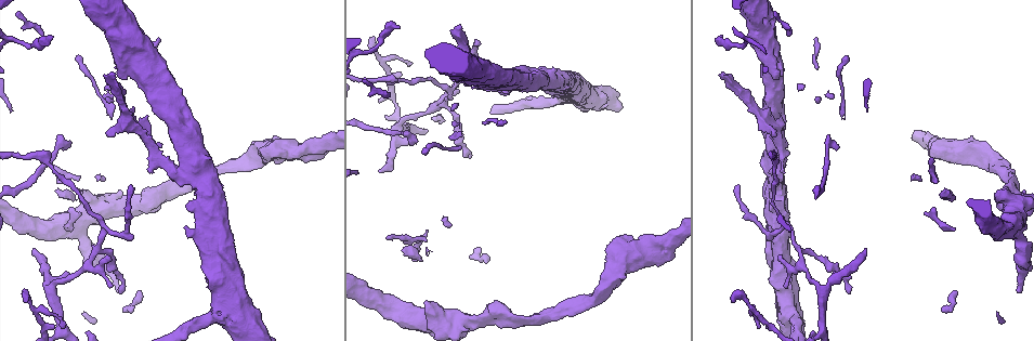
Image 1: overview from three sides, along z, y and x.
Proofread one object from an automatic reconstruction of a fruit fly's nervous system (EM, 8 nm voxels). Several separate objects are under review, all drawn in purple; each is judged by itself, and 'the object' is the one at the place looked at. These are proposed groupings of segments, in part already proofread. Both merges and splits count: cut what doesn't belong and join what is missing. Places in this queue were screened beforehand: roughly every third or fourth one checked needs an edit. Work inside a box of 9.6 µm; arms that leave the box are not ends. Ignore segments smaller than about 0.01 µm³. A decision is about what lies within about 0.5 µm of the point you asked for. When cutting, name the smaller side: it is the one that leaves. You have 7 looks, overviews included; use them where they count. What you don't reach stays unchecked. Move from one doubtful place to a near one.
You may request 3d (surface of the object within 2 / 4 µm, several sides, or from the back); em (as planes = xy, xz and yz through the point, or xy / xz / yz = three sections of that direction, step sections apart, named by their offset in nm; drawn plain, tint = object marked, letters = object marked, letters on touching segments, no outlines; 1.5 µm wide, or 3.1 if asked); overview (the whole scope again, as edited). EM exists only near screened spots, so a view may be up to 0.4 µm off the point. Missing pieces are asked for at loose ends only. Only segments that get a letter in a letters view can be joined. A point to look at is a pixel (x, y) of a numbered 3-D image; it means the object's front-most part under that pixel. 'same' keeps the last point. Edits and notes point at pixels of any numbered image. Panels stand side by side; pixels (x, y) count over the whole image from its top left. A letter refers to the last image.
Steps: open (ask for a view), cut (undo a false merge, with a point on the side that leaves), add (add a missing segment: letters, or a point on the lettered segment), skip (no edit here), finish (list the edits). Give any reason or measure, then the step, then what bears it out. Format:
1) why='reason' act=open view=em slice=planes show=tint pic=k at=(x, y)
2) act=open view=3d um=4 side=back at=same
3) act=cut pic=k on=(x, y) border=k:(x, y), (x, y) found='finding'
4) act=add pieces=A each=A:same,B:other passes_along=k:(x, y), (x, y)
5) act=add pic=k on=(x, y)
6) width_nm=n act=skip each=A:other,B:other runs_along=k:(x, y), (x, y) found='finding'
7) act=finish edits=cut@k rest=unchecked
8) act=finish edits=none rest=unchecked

why='sharp bend' act=open view=em slice=planes show=letters pic=1 at=(122, 238)

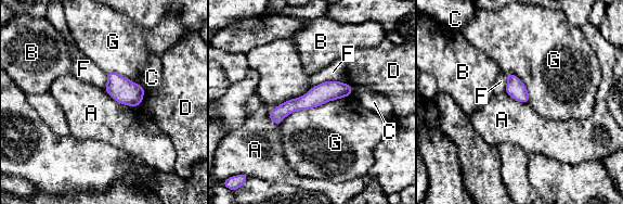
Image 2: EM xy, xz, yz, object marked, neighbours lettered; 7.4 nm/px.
act=skip each=A:other,B:other,C:other,D:other,F:other,G:other found='all the same neuron'

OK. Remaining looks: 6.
why='branch stops here' act=open view=3d um=2 pic=1 at=(119, 290)

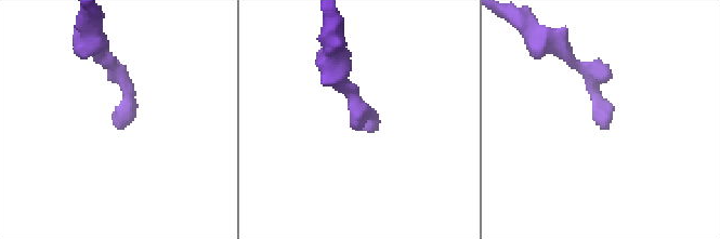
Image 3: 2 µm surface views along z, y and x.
act=open view=em slice=yz step=8 show=plain pic=3 at=(608, 128)

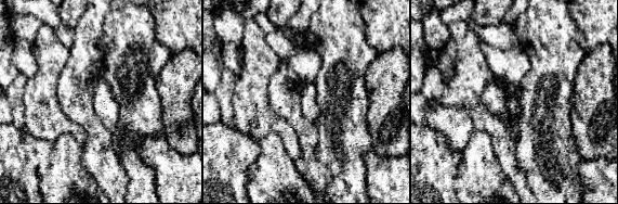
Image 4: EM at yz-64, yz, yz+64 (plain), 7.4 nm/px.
why='what lies round it' act=open view=em slice=yz step=8 show=letters at=same

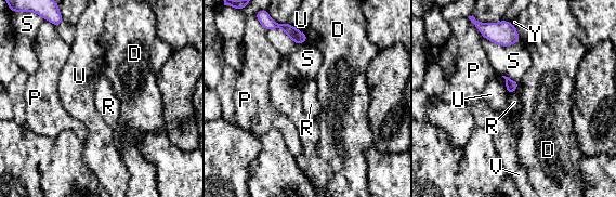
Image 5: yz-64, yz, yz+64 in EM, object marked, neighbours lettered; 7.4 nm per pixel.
width_nm=90 act=skip each=D:other,P:other,R:other,S:other,U:other,V:other,Y:other border=5:(514, 25), (520, 40) found='no lettered segment goes on from it'

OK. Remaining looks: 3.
why='free end' act=open view=3d um=2 pic=1 at=(1018, 292)

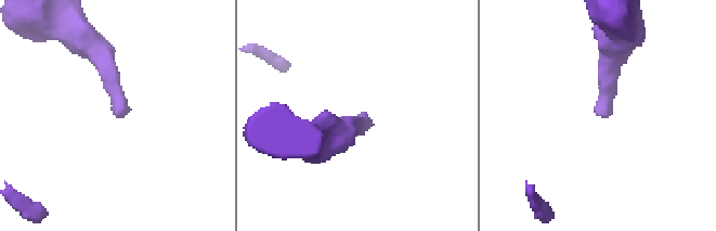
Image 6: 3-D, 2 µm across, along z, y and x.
act=open view=em slice=yz step=4 show=letters pic=6 at=(603, 115)

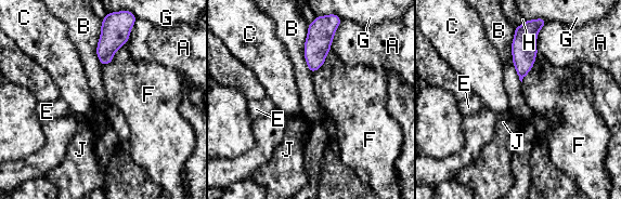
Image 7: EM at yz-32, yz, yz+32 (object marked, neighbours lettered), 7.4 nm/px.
why='another direction' act=open view=em slice=planes show=letters at=same

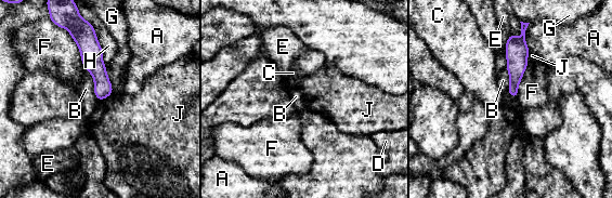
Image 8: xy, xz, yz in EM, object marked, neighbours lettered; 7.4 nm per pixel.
act=skip each=A:other,B:other,C:other,D:other,E:other,F:other,G:other,H:other,J:other border=8:(113, 92), (99, 101) found='none of them fits'

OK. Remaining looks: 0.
act=finish edits=none rest=unchecked

